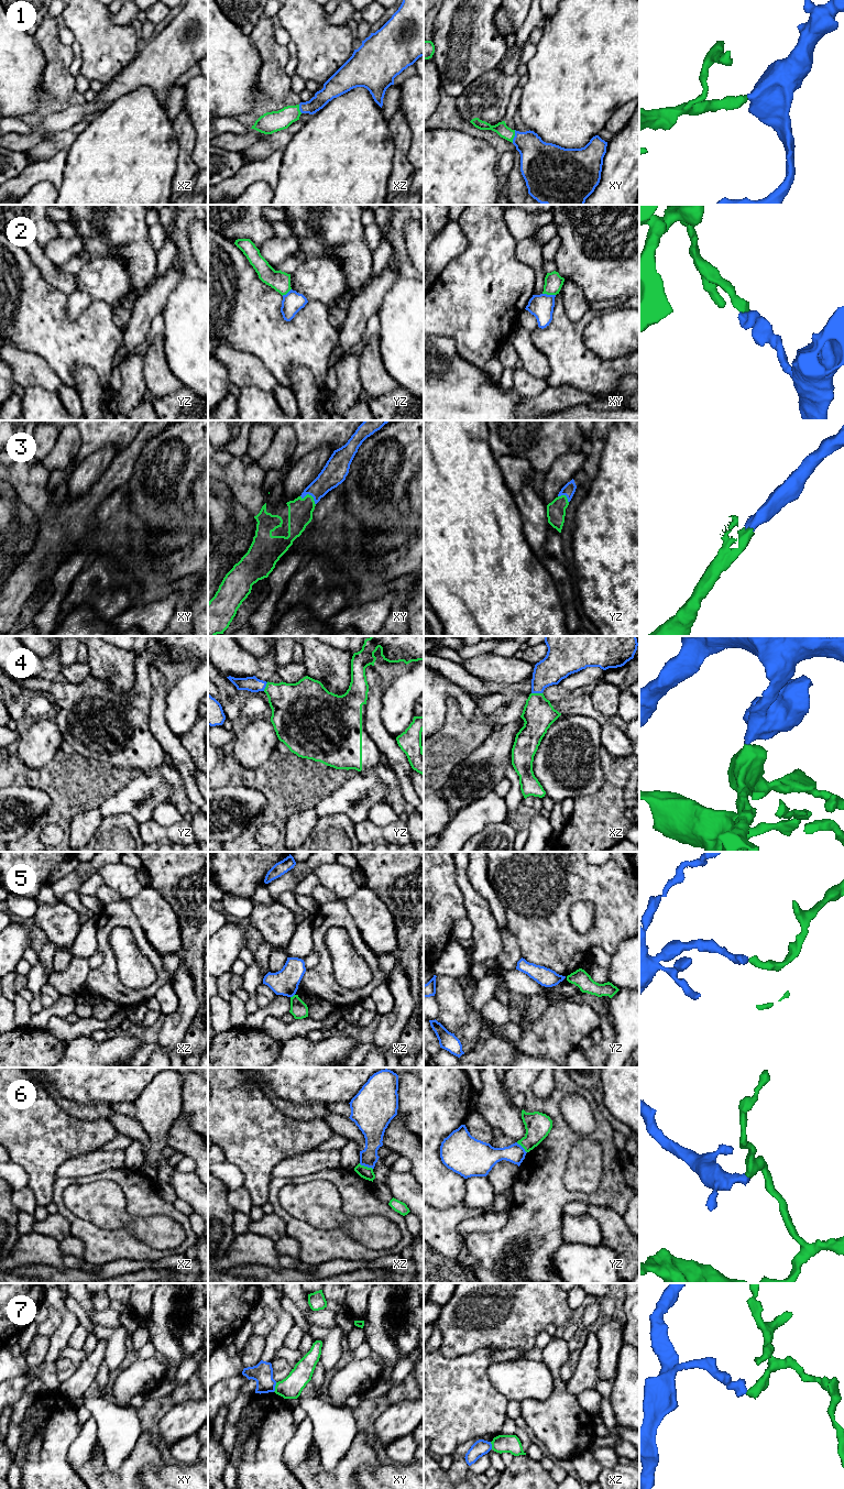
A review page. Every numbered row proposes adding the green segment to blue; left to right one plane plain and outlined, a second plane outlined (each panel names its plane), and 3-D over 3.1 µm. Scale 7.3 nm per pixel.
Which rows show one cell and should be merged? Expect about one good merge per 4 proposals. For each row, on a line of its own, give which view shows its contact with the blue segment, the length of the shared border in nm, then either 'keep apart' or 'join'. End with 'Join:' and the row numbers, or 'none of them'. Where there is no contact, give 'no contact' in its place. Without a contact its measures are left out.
1: contact in xy; length 100 nm; join
2: contact in xy; length 100 nm; keep apart
3: contact in xy; length 130 nm; join
4: contact in xz; length 80 nm; join
5: contact in xz; length 40 nm; keep apart
6: contact in xz; length 110 nm; keep apart
7: contact in xy; length 80 nm; keep apart
Join: 1, 3, 4

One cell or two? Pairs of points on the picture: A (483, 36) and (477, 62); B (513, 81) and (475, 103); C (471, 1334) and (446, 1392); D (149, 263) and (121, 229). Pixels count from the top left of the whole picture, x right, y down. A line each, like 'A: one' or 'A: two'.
A: one
B: one
C: two
D: one

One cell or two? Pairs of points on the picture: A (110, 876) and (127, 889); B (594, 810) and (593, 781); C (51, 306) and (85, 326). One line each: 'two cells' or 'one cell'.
A: one cell
B: two cells
C: one cell

